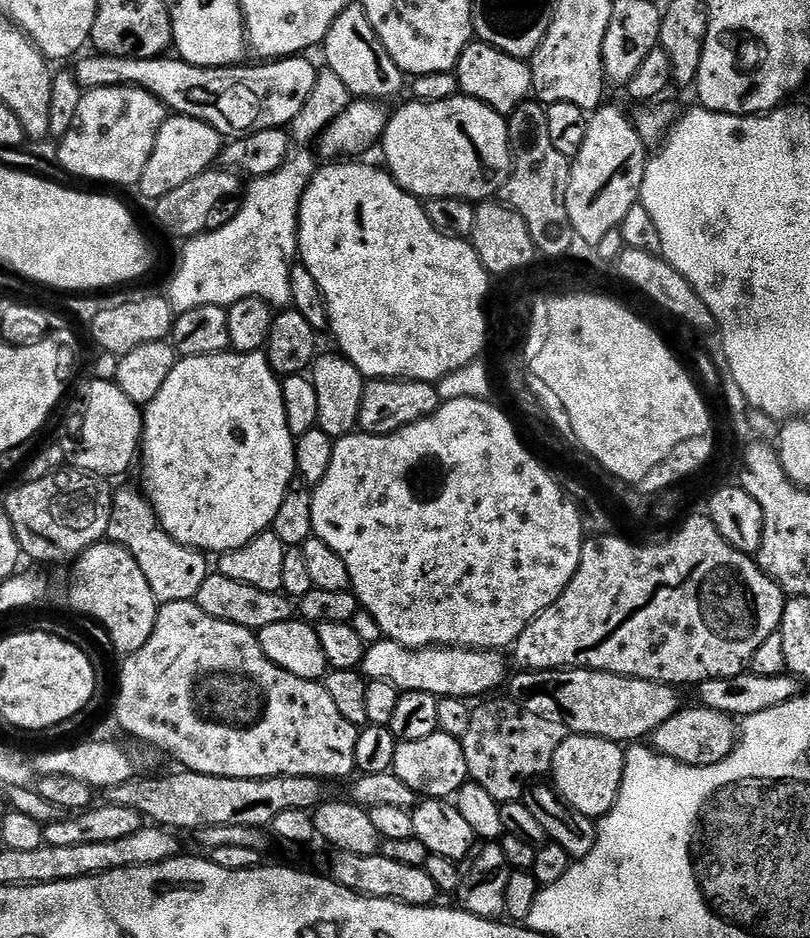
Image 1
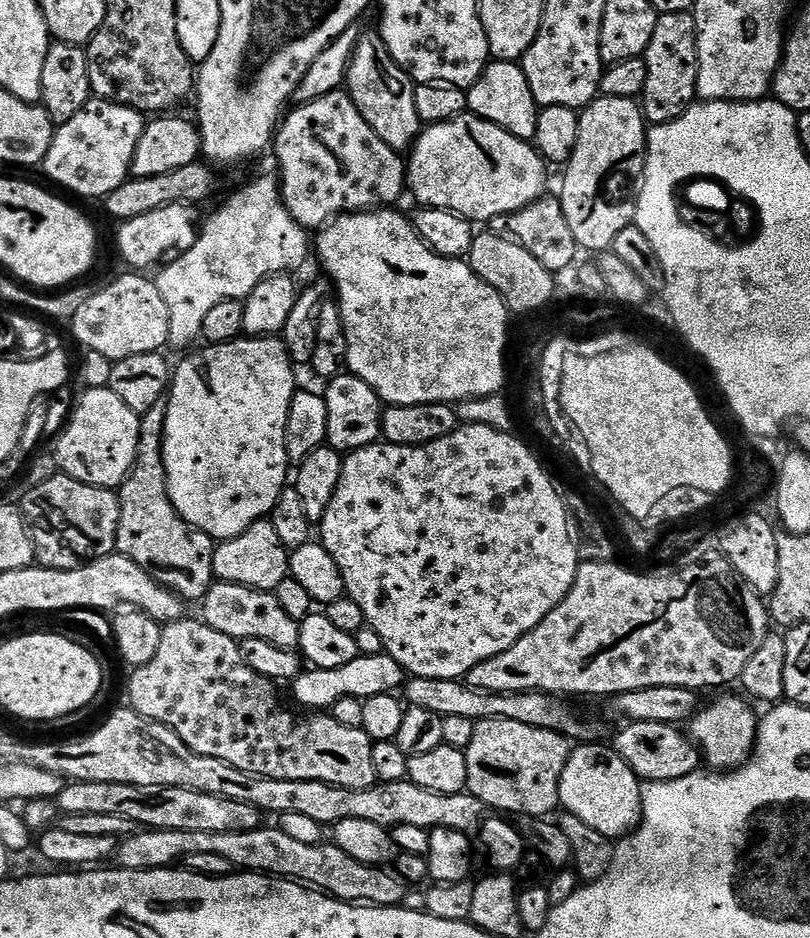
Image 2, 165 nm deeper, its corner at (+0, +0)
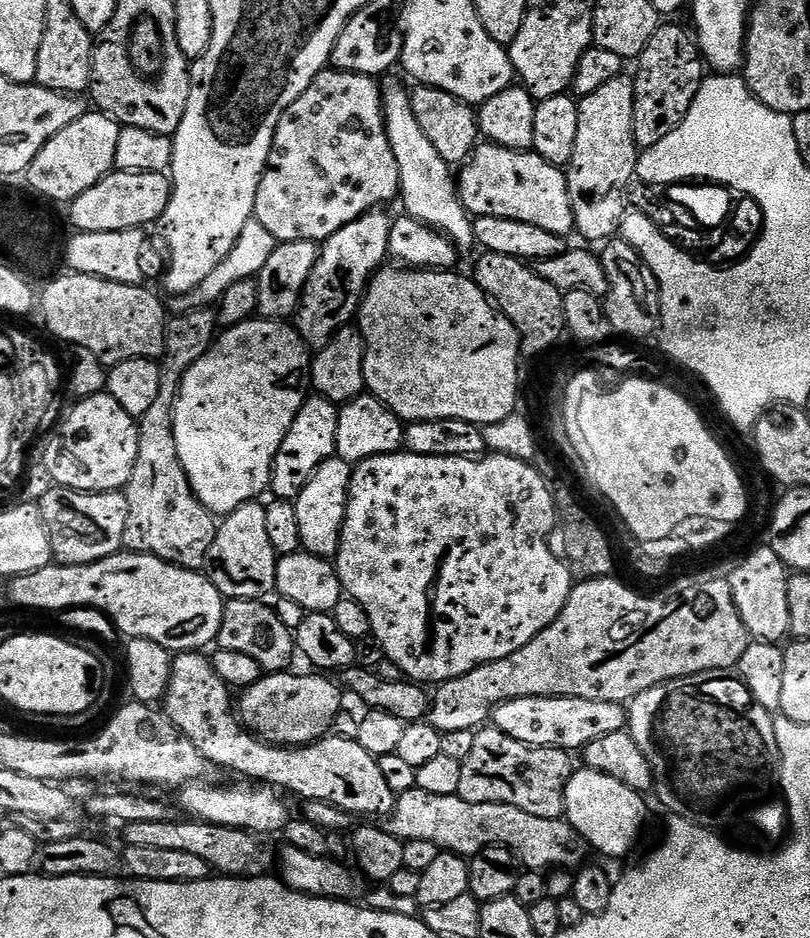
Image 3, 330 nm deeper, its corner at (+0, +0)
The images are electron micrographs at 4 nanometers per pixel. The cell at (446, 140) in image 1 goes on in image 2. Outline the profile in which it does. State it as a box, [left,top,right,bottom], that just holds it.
[406,114,547,222]

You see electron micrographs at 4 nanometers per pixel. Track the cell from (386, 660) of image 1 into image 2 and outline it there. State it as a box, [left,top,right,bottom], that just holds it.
[290,654,406,710]

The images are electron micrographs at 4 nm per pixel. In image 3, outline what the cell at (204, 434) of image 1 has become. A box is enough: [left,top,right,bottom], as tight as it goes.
[172,318,311,518]

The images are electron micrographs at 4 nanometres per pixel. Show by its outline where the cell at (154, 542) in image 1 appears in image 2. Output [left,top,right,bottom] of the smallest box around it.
[116,399,216,602]

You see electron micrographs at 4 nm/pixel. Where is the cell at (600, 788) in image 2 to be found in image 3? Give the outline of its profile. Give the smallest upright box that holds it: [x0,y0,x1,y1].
[564,766,644,856]

